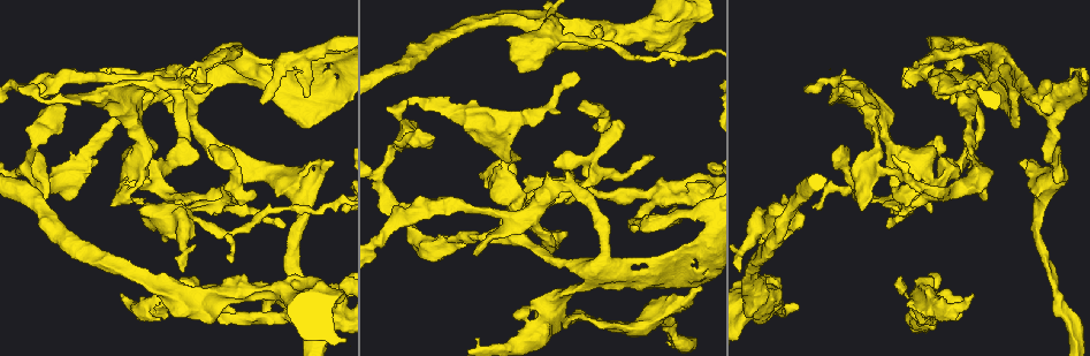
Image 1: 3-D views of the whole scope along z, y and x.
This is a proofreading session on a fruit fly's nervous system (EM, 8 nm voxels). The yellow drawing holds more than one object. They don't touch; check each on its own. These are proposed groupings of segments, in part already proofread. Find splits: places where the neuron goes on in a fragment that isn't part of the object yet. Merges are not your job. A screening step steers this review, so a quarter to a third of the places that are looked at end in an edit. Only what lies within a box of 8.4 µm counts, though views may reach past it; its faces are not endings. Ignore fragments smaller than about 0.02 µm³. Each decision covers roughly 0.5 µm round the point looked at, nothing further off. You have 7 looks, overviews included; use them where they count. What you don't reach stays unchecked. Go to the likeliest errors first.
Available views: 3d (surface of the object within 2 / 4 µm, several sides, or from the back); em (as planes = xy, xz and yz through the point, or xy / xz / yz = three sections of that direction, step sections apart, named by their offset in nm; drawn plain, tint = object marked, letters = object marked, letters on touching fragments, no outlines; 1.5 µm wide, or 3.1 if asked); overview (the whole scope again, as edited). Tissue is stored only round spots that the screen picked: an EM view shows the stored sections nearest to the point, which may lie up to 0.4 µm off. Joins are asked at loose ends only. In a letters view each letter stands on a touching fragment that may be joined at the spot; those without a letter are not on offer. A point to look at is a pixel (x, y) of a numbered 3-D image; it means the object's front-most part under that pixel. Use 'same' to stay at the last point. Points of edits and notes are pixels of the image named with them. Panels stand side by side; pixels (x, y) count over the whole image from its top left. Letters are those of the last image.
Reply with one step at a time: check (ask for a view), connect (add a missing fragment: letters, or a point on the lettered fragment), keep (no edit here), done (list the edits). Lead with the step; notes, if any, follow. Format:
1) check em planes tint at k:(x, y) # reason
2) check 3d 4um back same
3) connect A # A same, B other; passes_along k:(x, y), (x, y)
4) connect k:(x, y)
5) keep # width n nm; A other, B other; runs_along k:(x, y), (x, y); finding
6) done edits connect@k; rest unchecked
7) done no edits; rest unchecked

check 3d 2um at 1:(154, 306) # free end

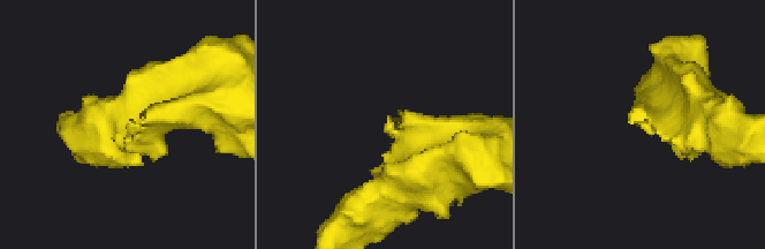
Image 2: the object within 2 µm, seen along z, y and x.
check em planes letters at 2:(647, 129) # need the tissue

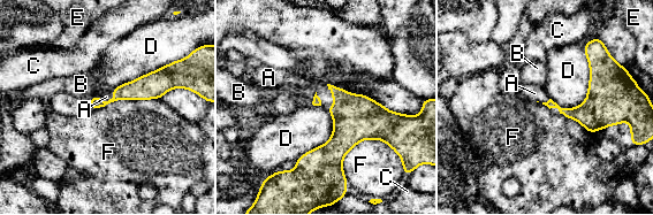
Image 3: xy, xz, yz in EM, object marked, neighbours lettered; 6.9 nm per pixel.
connect A # longest_contact D 480 nm; A same, B other, C other, D other, E other, F other; passes_along 3:(356, 117), (332, 97), (320, 86); the neuron continues

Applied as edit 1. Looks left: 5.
check overview

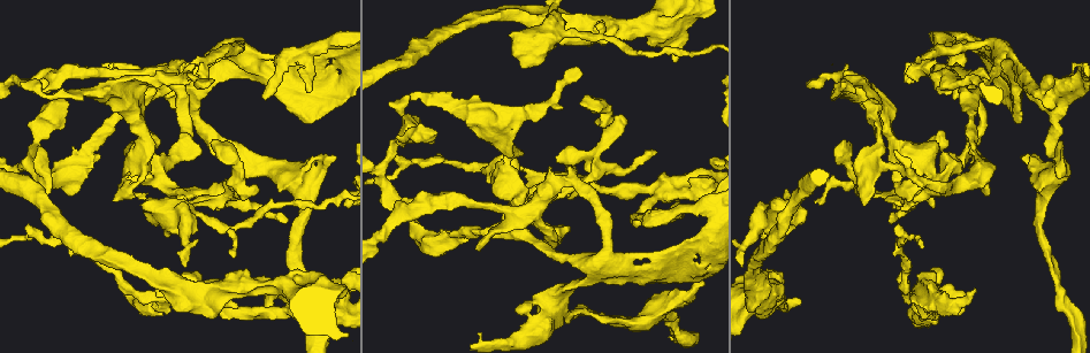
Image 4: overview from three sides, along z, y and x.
check 3d 4um at 4:(391, 104) # tapers out

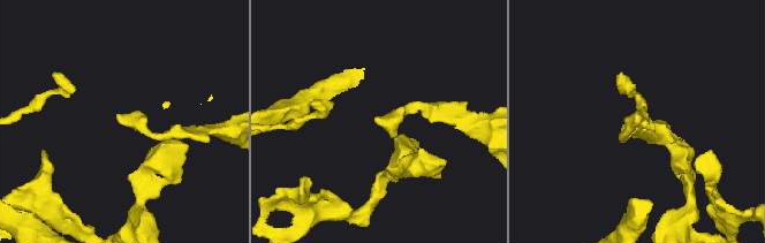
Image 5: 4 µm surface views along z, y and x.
check em yz step 8 letters at 5:(636, 115)

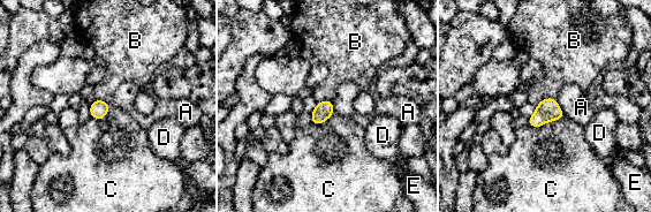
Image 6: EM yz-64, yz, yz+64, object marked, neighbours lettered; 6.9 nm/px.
keep # A other, B other, C other, D other, E other; border 6:(555, 98), (544, 98), (536, 105); no lettered fragment goes on from it

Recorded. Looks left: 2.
check 3d 4um at 4:(861, 203) # branch stops here

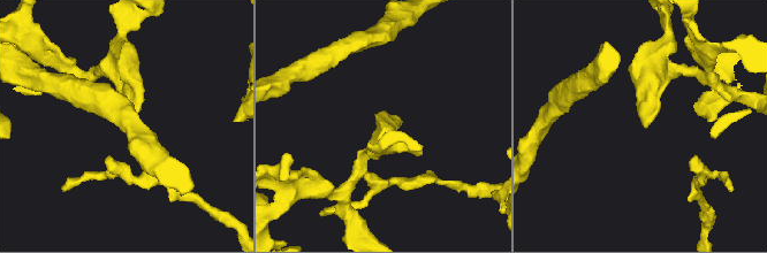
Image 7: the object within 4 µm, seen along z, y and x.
check em planes letters at 7:(646, 127)

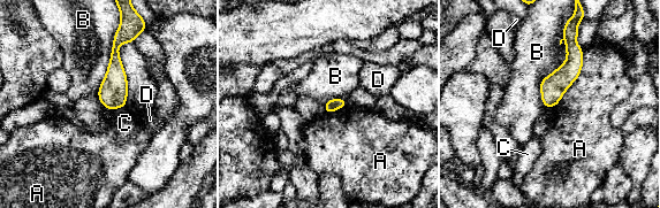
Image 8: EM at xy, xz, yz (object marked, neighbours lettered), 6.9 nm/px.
keep # A other, B other, C other, D other; no lettered fragment goes on from it

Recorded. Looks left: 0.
done edits connect@3; rest unchecked

